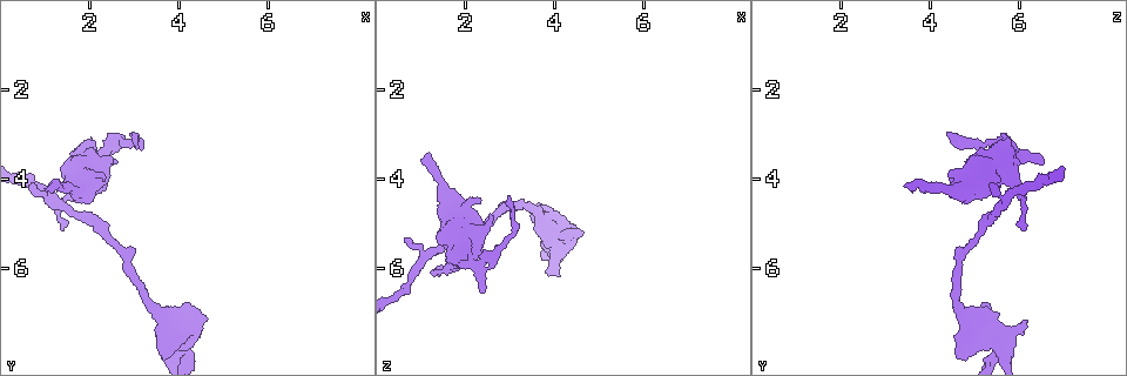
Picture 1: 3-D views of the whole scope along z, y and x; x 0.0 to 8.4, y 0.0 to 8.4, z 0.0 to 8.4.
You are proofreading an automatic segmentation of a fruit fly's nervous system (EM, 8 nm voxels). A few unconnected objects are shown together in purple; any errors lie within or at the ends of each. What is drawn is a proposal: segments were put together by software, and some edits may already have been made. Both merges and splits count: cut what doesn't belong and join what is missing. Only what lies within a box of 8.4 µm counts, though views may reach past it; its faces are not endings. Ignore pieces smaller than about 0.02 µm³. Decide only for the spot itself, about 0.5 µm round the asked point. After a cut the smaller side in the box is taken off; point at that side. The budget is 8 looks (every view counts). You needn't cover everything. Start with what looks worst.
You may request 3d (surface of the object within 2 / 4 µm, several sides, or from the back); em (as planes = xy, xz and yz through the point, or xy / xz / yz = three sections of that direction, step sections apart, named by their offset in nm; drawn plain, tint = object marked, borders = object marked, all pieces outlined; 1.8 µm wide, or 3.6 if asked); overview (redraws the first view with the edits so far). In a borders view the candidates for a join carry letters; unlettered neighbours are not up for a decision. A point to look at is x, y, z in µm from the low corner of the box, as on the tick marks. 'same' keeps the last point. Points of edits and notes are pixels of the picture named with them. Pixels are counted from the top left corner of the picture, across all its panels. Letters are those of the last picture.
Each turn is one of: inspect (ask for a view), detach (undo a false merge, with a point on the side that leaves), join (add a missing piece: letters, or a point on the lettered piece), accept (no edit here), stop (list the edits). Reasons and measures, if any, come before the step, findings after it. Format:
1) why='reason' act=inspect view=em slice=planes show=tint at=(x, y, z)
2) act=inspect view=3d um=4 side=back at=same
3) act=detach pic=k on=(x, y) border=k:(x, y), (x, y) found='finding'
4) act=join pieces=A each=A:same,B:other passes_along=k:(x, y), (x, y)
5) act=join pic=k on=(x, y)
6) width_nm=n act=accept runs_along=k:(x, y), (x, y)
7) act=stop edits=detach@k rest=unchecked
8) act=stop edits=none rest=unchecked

why='branch stops here' act=inspect view=3d um=2 at=(2.60, 3.60, 4.80)

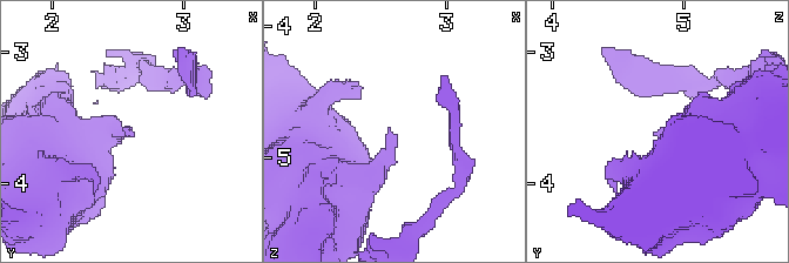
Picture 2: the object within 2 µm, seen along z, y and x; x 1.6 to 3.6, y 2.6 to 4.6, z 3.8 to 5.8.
act=inspect view=em slice=planes show=borders at=(2.58, 3.64, 4.78)

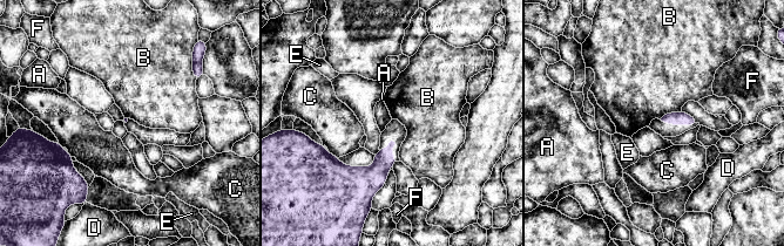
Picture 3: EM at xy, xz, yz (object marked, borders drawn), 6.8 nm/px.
act=accept each=A:other,B:other,C:other,D:other,E:other,F:other border=3:(681, 110), (667, 113), (657, 118) found='none of them fits'

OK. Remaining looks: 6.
why='an open end' act=inspect view=3d um=2 at=(4.05, 7.20, 6.15)

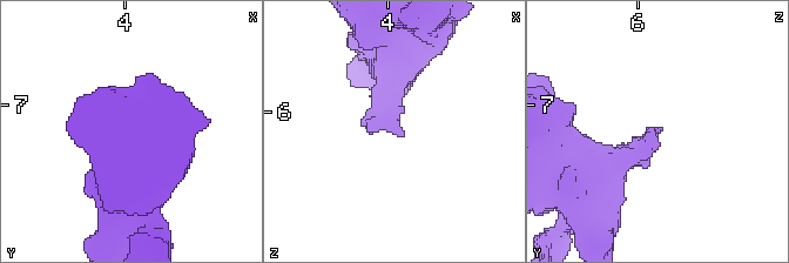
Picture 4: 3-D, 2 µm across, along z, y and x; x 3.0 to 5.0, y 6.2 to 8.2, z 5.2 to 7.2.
why='shape alone is not enough' act=inspect view=em slice=xy step=4 show=borders at=(4.10, 7.16, 6.18)

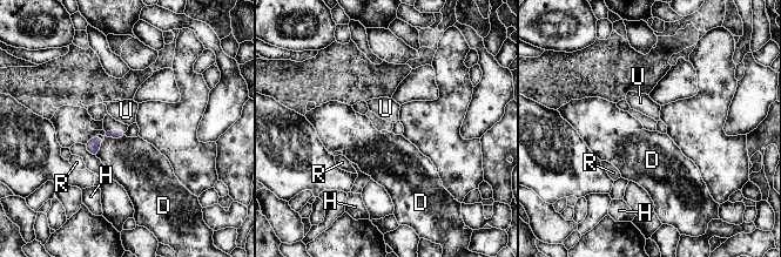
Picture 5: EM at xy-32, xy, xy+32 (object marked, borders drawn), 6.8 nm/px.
act=inspect view=em slice=planes show=borders at=same

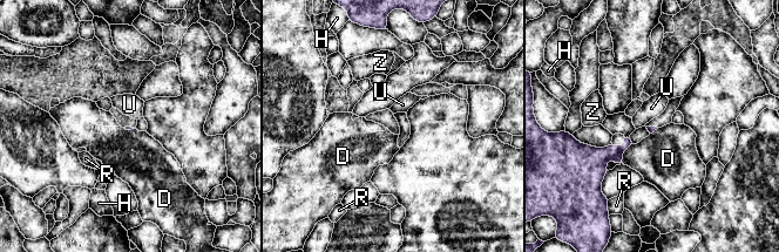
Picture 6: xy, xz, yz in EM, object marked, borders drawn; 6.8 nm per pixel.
act=accept each=D:other,H:other,R:other,U:other,Z:other border=6:(634, 143), (622, 154), (623, 164) found='no lettered piece goes on from it'

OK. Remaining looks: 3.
why='thin end' act=inspect view=3d um=2 side=back at=(0.65, 4.05, 5.40)

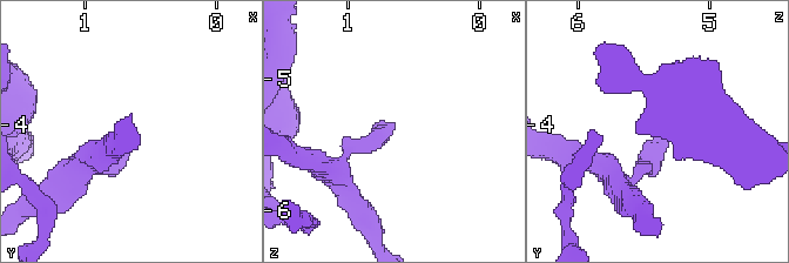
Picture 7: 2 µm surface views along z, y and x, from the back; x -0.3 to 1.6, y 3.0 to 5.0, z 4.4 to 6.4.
why='shape alone is not enough' act=inspect view=em um=3.6 slice=planes show=borders at=(0.70, 4.10, 5.36)

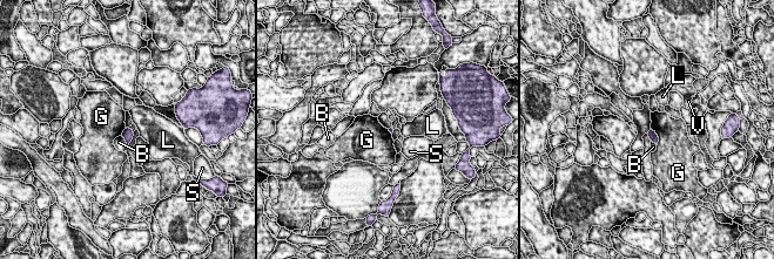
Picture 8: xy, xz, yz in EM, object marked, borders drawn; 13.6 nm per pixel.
act=accept each=B:other,G:other,L:other,S:other,V:other border=8:(651, 128), (658, 137), (657, 145) found='none of them fits'

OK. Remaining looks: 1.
act=stop edits=none rest=unchecked

